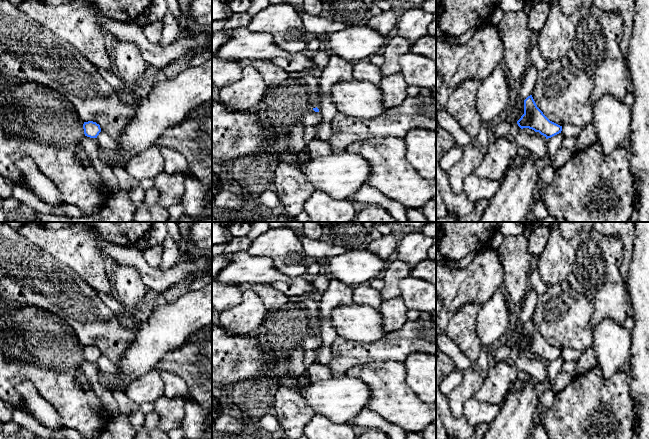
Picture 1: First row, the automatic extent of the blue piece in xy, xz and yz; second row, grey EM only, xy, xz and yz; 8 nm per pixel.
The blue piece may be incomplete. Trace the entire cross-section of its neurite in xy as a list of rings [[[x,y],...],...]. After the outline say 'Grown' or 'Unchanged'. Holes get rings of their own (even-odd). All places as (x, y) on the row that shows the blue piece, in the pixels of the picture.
[[[93,121],[84,122],[83,129],[85,136],[90,138],[97,138],[101,132],[100,125]]]. Unchanged

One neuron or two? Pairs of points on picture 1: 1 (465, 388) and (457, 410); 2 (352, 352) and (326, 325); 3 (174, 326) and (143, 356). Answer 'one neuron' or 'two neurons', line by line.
1: one neuron
2: two neurons
3: one neuron

